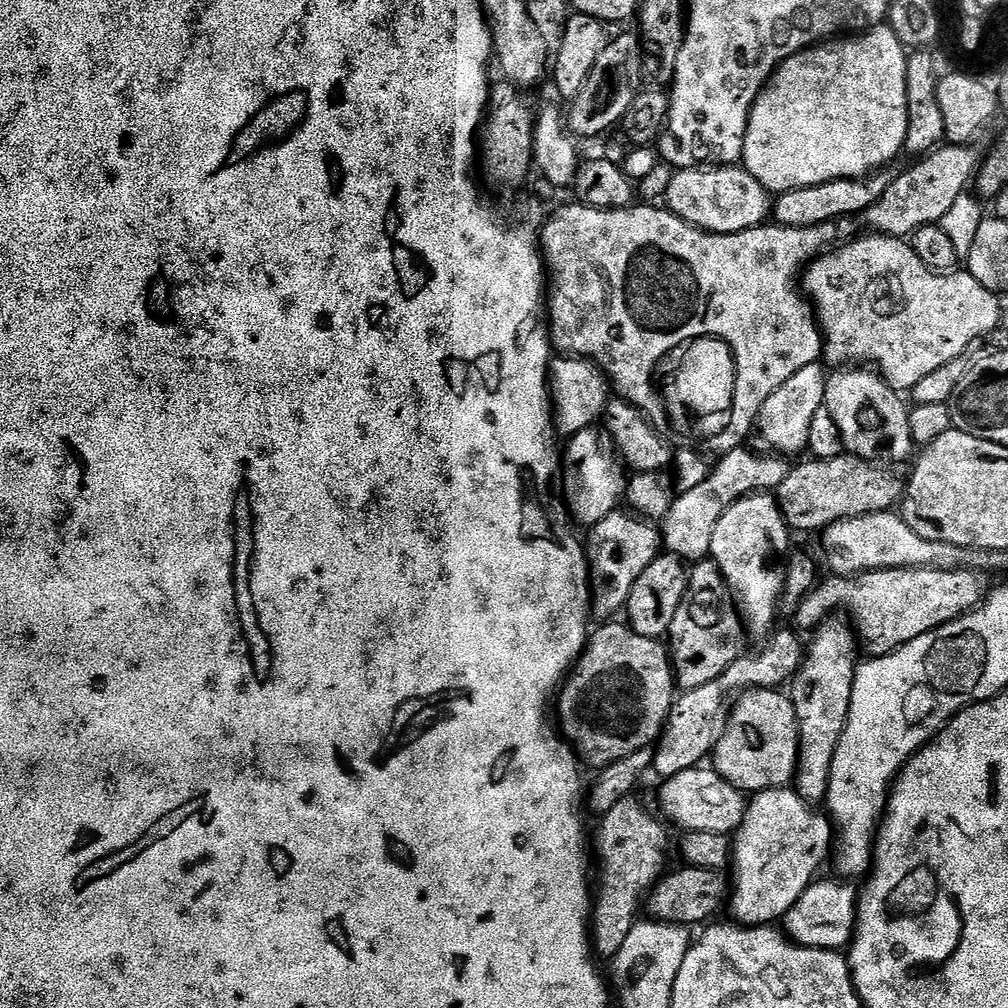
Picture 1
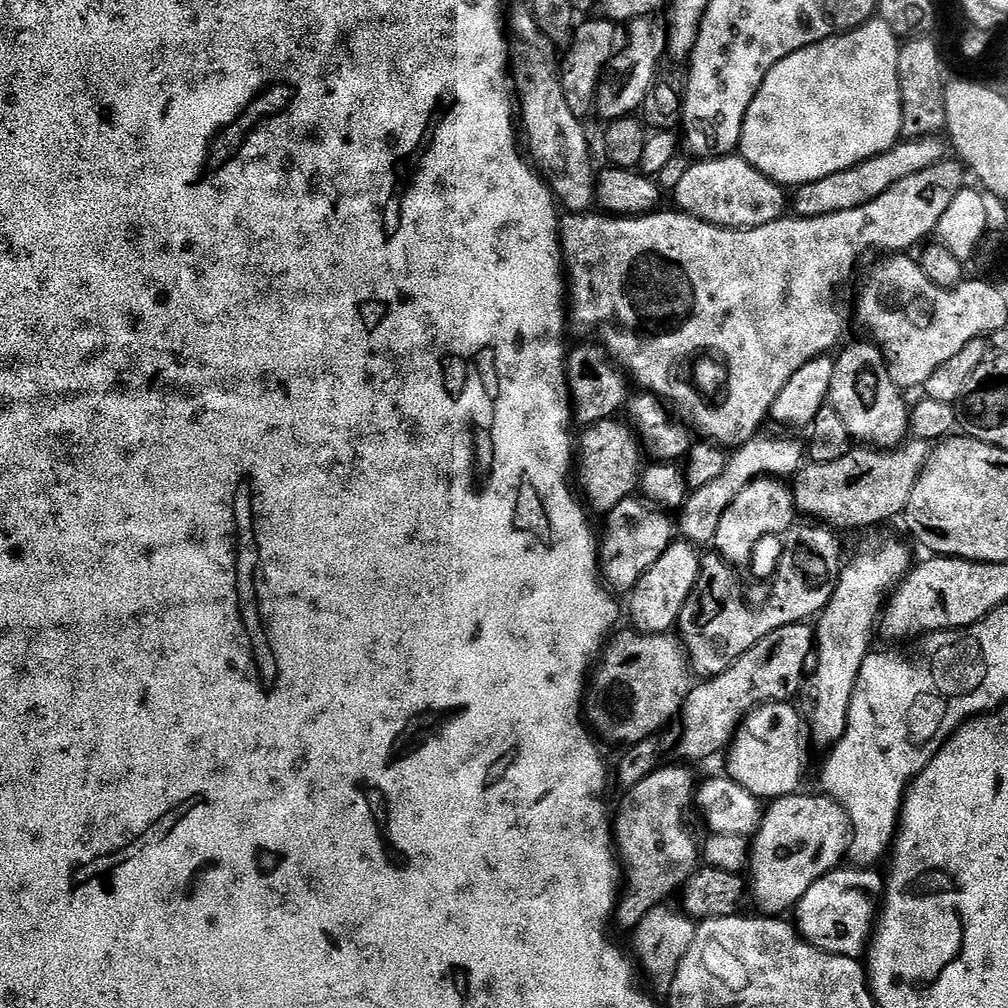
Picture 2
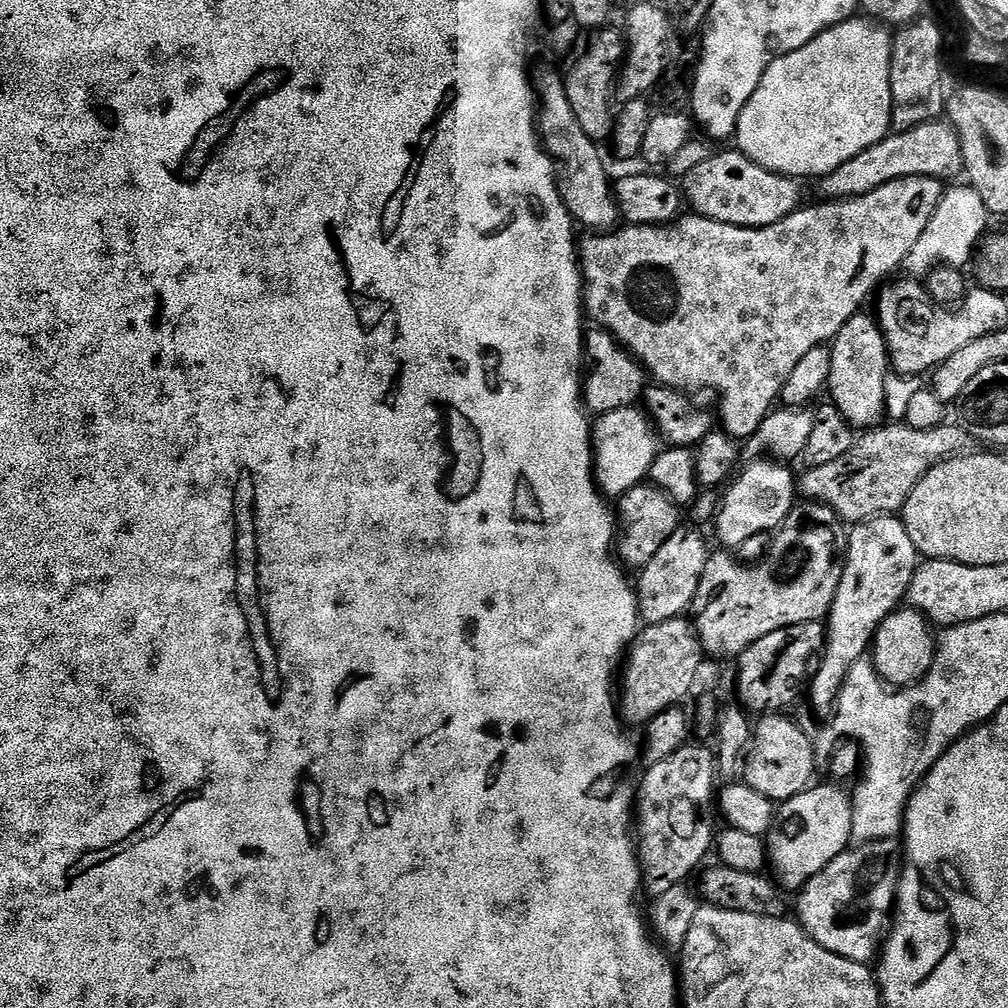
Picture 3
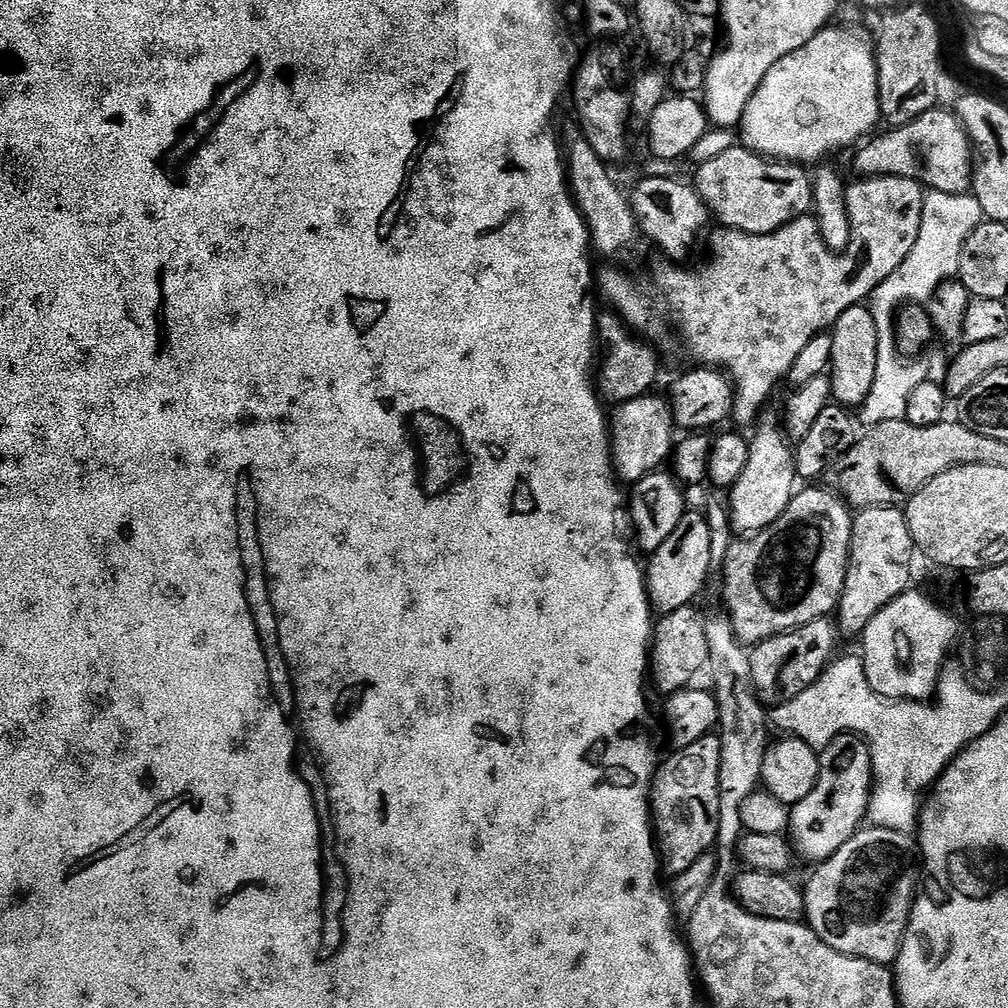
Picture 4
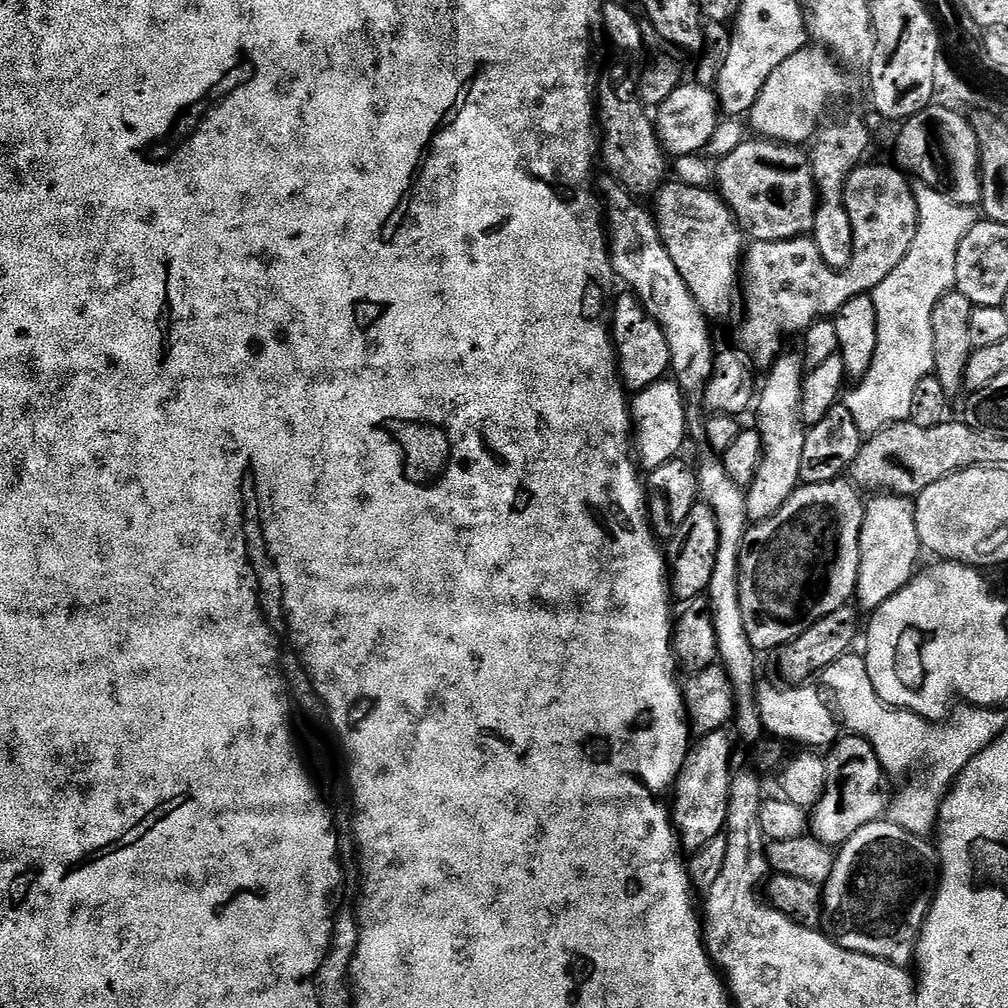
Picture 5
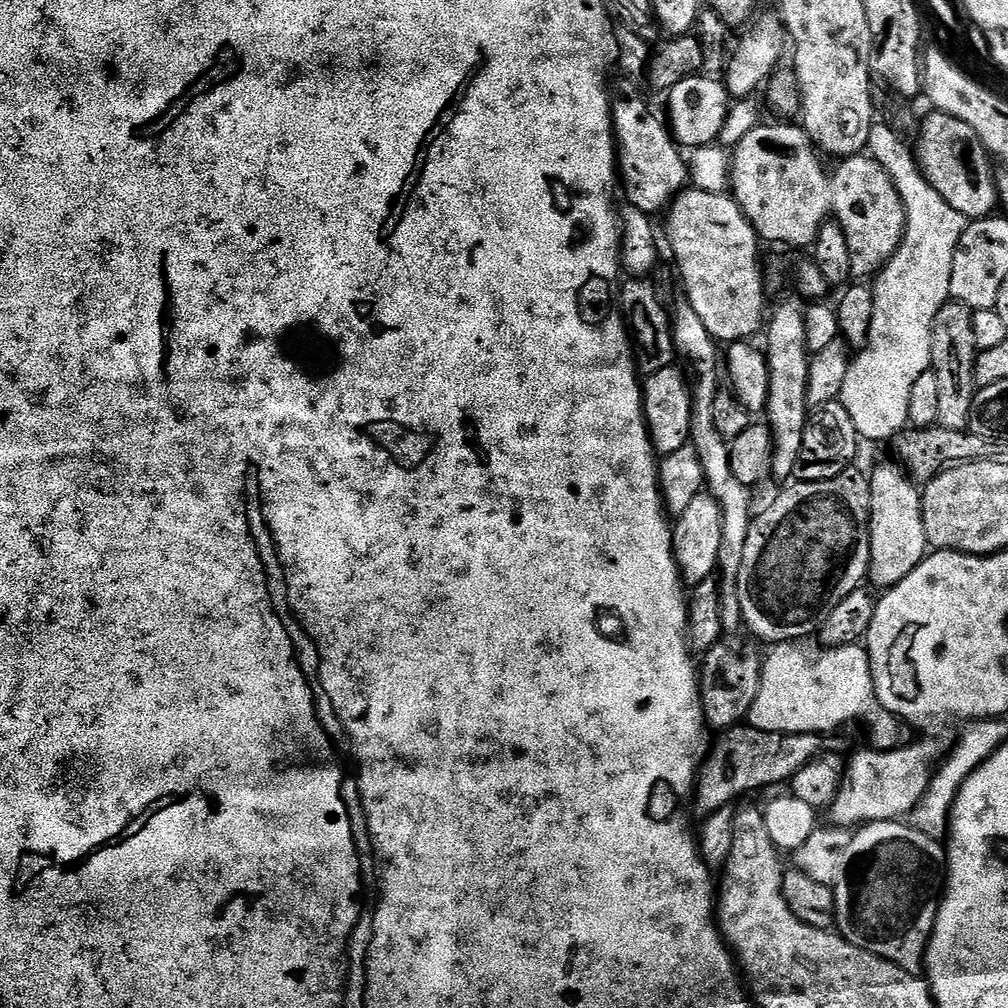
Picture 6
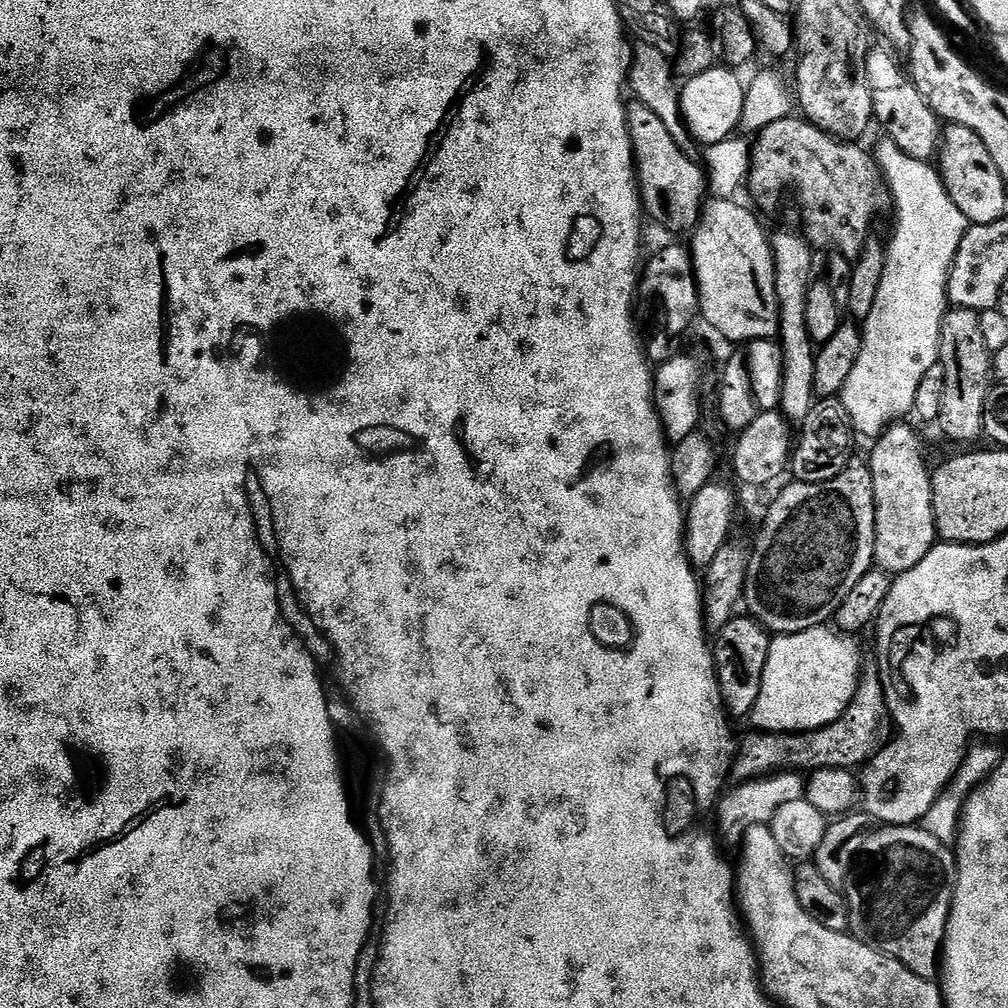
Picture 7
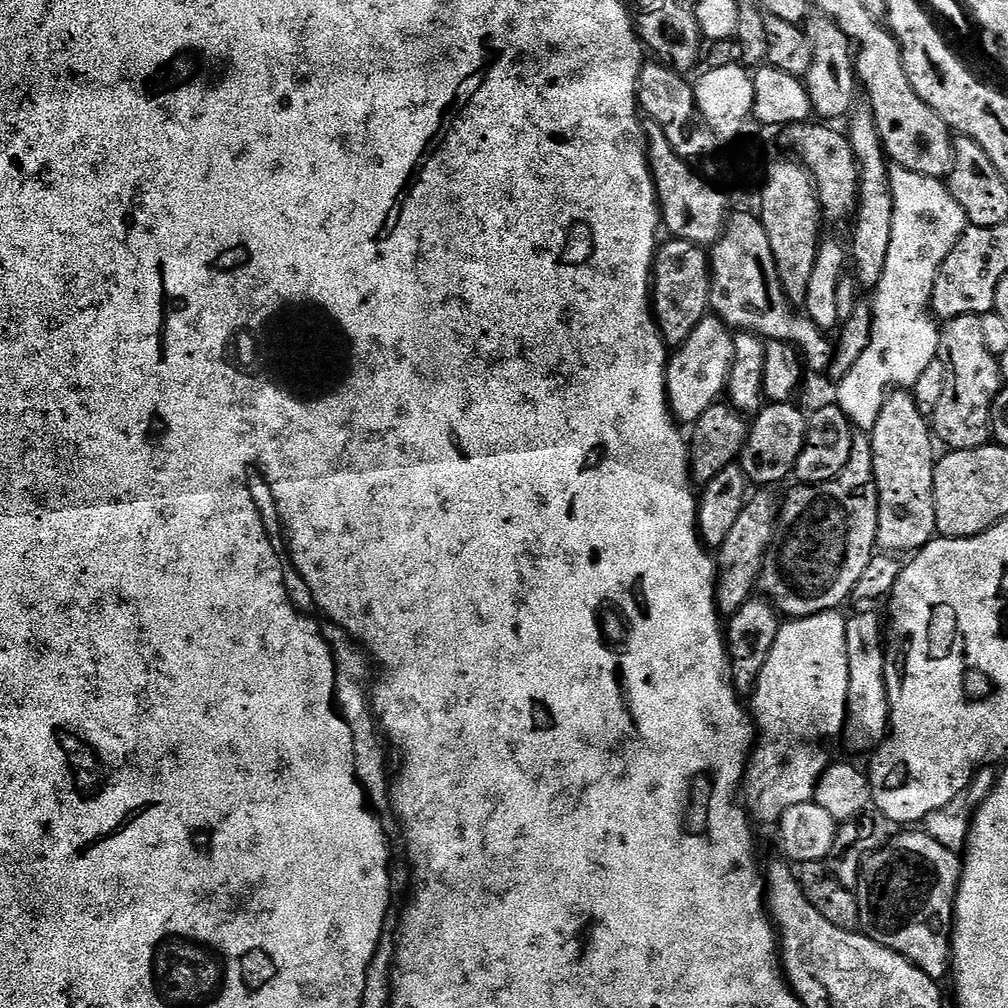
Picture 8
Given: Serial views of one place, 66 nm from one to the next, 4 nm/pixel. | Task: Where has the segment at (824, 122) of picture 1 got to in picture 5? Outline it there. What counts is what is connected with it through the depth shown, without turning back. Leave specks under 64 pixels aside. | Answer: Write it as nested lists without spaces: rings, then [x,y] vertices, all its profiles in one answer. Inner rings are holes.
[[[805,46],[798,54],[786,58],[786,62],[782,62],[782,66],[778,66],[774,74],[766,78],[766,86],[762,86],[758,102],[754,102],[750,113],[751,131],[753,128],[757,137],[779,140],[781,144],[807,145],[821,127],[828,103],[838,99],[848,88],[843,72],[845,69],[835,62],[823,46]]]

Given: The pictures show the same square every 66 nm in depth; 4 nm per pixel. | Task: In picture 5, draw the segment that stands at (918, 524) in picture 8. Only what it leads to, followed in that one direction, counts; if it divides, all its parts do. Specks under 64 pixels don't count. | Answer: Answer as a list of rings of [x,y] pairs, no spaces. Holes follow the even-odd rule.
[[[876,494],[871,499],[864,505],[858,554],[858,582],[854,597],[855,603],[868,614],[880,608],[882,602],[894,598],[898,590],[910,583],[918,568],[916,563],[922,557],[915,503],[907,496],[891,494]]]

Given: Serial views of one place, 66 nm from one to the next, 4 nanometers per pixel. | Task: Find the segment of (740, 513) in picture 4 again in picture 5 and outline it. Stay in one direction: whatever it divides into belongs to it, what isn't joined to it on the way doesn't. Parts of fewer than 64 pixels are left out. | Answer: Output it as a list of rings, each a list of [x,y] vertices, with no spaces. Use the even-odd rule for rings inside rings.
[[[785,350],[777,356],[776,361],[766,369],[768,376],[758,388],[758,399],[754,404],[754,413],[756,412],[756,421],[754,427],[758,435],[762,438],[762,456],[758,466],[757,473],[754,474],[754,480],[746,490],[748,497],[748,519],[752,522],[759,522],[772,516],[794,494],[794,490],[800,487],[800,471],[802,470],[802,449],[806,443],[806,425],[804,419],[800,417],[802,408],[802,386],[806,375],[806,365],[803,355],[799,351],[791,352]]]

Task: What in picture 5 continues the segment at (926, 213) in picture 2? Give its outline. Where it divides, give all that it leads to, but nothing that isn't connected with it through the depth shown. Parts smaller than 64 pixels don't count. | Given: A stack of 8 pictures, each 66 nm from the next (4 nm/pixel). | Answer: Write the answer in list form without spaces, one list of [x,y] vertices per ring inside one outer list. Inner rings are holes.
[[[865,162],[852,171],[846,182],[844,198],[853,224],[853,240],[864,244],[864,284],[848,284],[851,296],[872,293],[882,278],[906,258],[906,250],[910,250],[910,242],[914,242],[918,222],[916,193],[909,177],[899,167],[889,164]]]

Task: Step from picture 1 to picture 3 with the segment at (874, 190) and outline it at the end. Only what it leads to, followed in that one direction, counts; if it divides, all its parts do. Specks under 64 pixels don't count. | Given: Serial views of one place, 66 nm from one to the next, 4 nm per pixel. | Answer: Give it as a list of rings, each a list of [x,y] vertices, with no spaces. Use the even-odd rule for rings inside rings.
[[[943,119],[931,120],[922,126],[914,126],[914,130],[905,132],[893,131],[882,142],[870,146],[870,150],[862,150],[862,154],[854,154],[850,162],[842,162],[838,170],[819,177],[820,192],[825,201],[853,200],[859,196],[870,194],[870,190],[878,190],[878,186],[886,186],[886,182],[894,182],[898,178],[934,178],[941,182],[952,182],[956,175],[964,172],[962,158],[962,142],[952,125]]]

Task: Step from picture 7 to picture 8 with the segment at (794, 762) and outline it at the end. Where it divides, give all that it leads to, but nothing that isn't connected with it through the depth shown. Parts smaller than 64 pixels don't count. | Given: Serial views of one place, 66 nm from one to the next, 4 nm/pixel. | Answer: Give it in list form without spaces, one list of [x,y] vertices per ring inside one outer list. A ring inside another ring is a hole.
[[[860,610],[847,617],[846,630],[846,662],[850,666],[850,682],[848,683],[848,717],[844,720],[842,741],[852,752],[875,753],[884,739],[892,722],[892,711],[886,690],[886,674],[884,673],[884,645],[886,632],[882,620],[875,616],[875,611]]]

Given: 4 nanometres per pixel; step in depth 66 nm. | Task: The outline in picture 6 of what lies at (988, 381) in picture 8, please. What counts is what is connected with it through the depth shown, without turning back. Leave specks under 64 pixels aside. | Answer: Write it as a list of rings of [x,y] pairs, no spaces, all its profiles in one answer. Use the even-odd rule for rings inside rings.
[[[949,302],[938,310],[932,327],[932,367],[938,374],[938,424],[946,430],[965,431],[972,418],[972,403],[976,387],[976,358],[978,349],[974,338],[973,309],[964,304]]]

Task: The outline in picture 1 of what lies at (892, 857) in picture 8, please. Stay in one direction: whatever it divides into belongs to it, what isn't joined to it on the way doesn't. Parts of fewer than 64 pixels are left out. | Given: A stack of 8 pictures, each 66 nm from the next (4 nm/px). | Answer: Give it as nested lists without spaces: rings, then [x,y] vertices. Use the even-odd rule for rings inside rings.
[[[817,879],[794,902],[791,910],[784,915],[782,931],[793,944],[801,944],[803,948],[826,948],[829,950],[844,950],[851,945],[856,935],[856,913],[858,911],[858,892],[852,889],[853,885],[848,882],[841,882],[839,879],[832,880]]]

